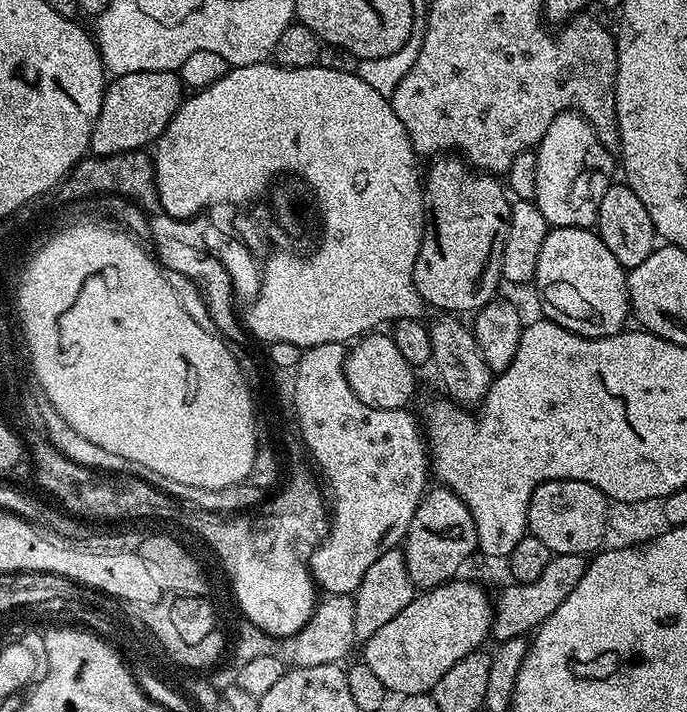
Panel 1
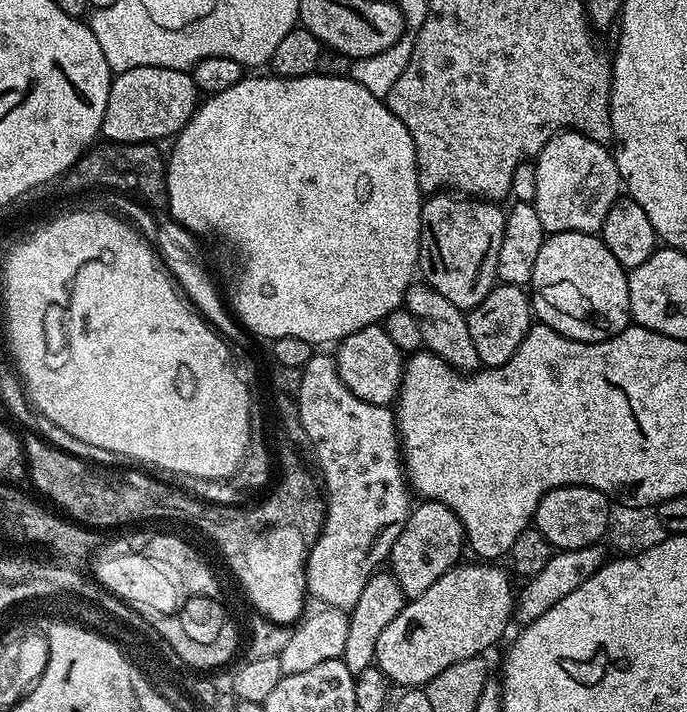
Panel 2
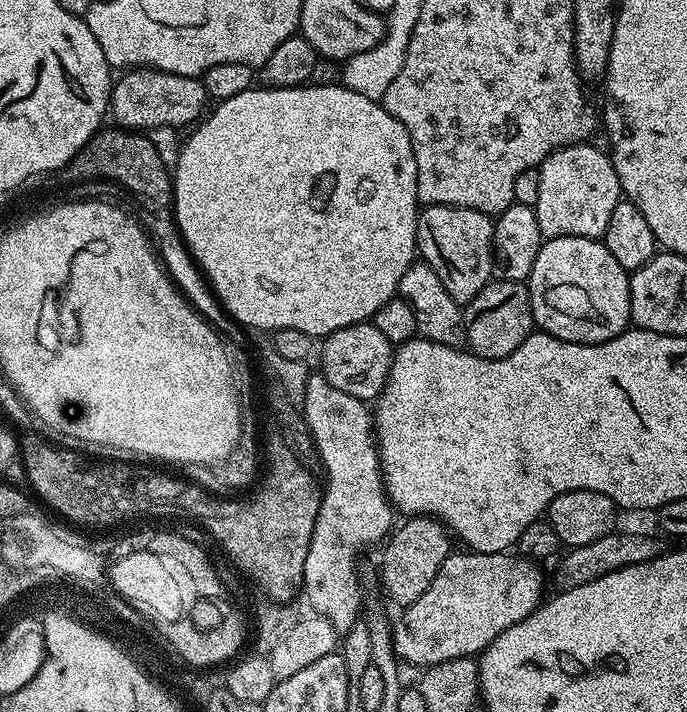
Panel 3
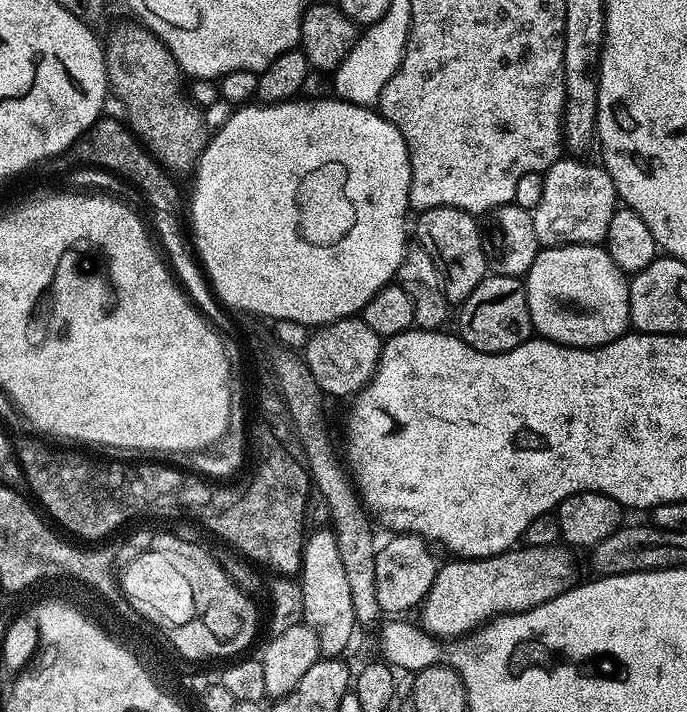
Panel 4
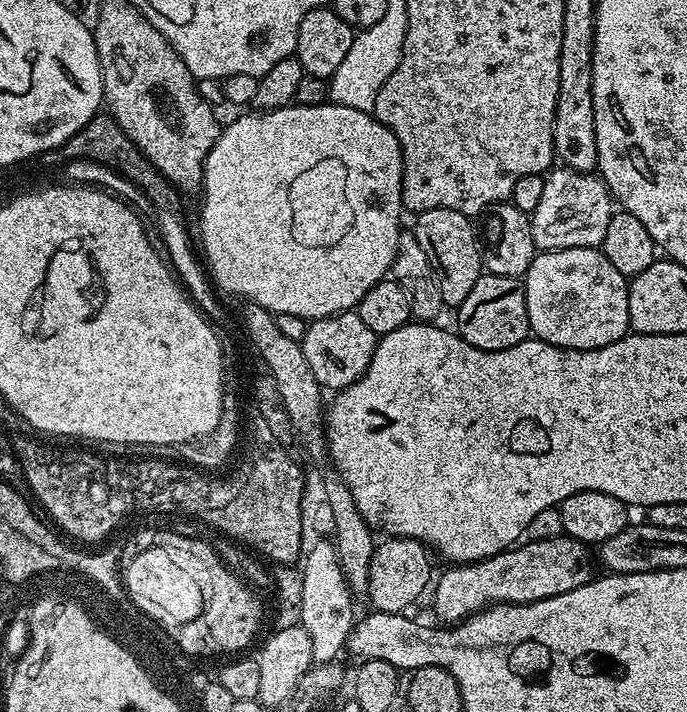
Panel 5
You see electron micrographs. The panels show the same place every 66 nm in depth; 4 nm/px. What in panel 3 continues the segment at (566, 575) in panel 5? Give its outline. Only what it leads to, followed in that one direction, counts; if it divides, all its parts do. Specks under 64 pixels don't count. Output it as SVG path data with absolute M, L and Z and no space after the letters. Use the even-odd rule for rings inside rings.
M459 550L460 552L453 551L442 562L442 566L438 570L438 574L434 574L434 582L430 582L430 586L426 586L426 594L422 594L422 598L415 600L413 604L407 605L403 609L404 612L400 616L400 621L395 622L392 631L392 644L393 650L396 653L397 661L405 664L417 664L417 669L423 670L431 668L432 665L438 662L446 662L447 660L453 660L454 658L462 658L463 656L475 657L477 654L484 651L484 649L490 646L490 642L494 642L494 638L498 638L498 634L502 634L510 626L514 626L518 622L525 620L531 612L535 612L542 603L542 597L544 592L544 572L539 563L535 560L525 560L523 556L519 554L505 554L502 552L474 552L471 550Z

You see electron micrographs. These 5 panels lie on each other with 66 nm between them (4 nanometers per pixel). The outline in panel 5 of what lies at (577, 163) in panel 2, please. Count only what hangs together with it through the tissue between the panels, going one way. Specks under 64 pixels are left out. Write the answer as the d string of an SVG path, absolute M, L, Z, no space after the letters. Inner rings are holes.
M563 166L553 167L544 182L542 202L538 202L536 209L530 213L537 249L541 252L556 252L559 248L600 248L606 238L606 226L610 226L613 211L612 193L599 175Z

